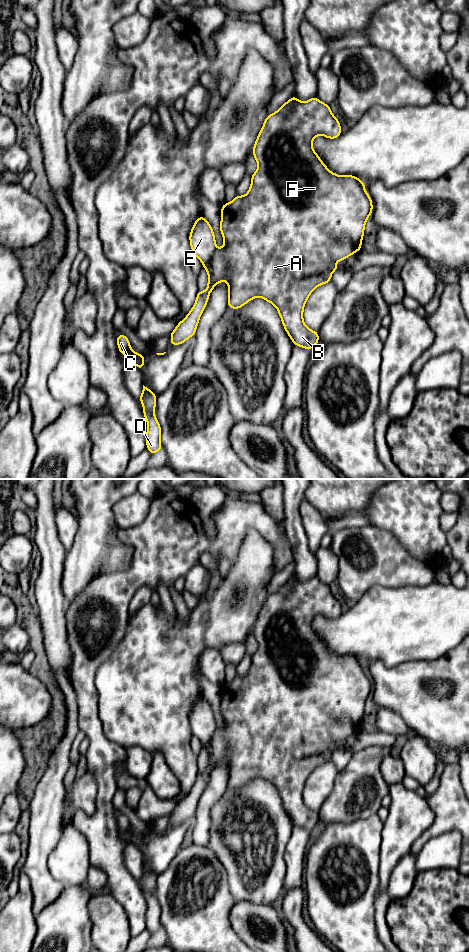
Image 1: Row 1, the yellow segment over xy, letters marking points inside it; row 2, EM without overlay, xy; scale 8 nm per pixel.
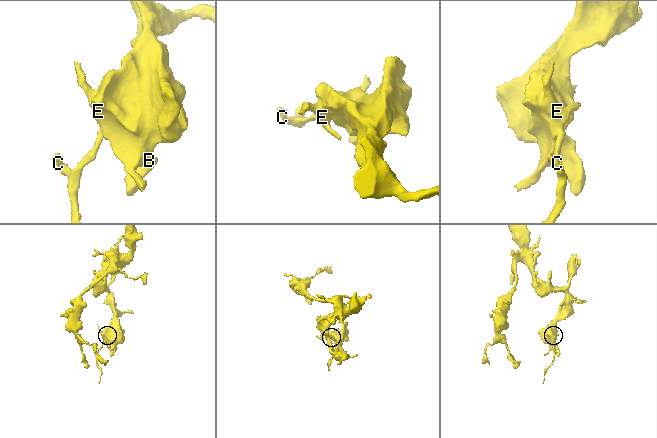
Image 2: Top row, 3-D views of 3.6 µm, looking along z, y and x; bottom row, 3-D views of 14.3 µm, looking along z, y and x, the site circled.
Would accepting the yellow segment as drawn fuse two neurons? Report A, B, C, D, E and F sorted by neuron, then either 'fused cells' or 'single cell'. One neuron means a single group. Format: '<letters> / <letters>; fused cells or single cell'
A B F / C D E; fused cells

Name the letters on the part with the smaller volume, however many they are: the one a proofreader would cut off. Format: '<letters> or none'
C, D, E

